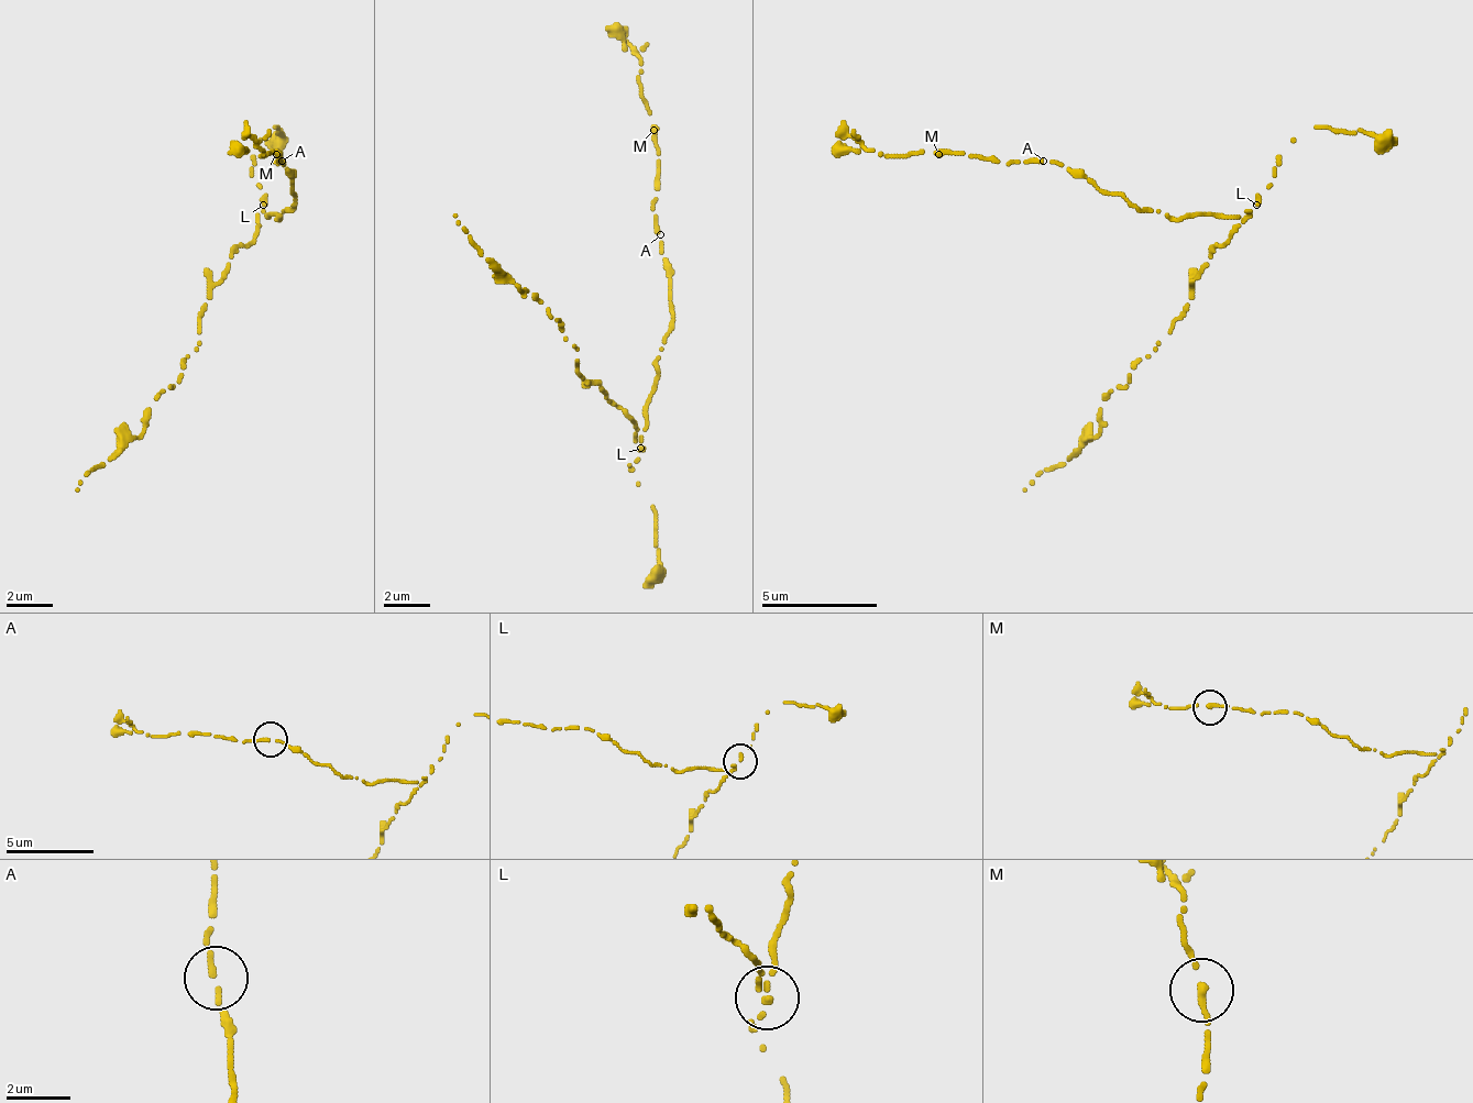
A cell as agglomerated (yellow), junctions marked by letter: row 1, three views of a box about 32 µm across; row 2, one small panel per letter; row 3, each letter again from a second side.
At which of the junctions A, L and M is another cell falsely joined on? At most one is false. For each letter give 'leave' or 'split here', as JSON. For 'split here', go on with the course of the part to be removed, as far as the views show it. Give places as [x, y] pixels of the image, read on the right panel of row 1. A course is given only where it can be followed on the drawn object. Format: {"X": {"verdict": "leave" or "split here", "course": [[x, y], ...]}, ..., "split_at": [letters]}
{"A": {"verdict": "leave"}, "L": {"verdict": "split here", "course": [[1259, 207], [1211, 253], [1183, 311], [1160, 345], [1101, 398], [1101, 427], [1061, 467], [1043, 467], [1026, 491]]}, "M": {"verdict": "leave"}, "split_at": ["L"]}

